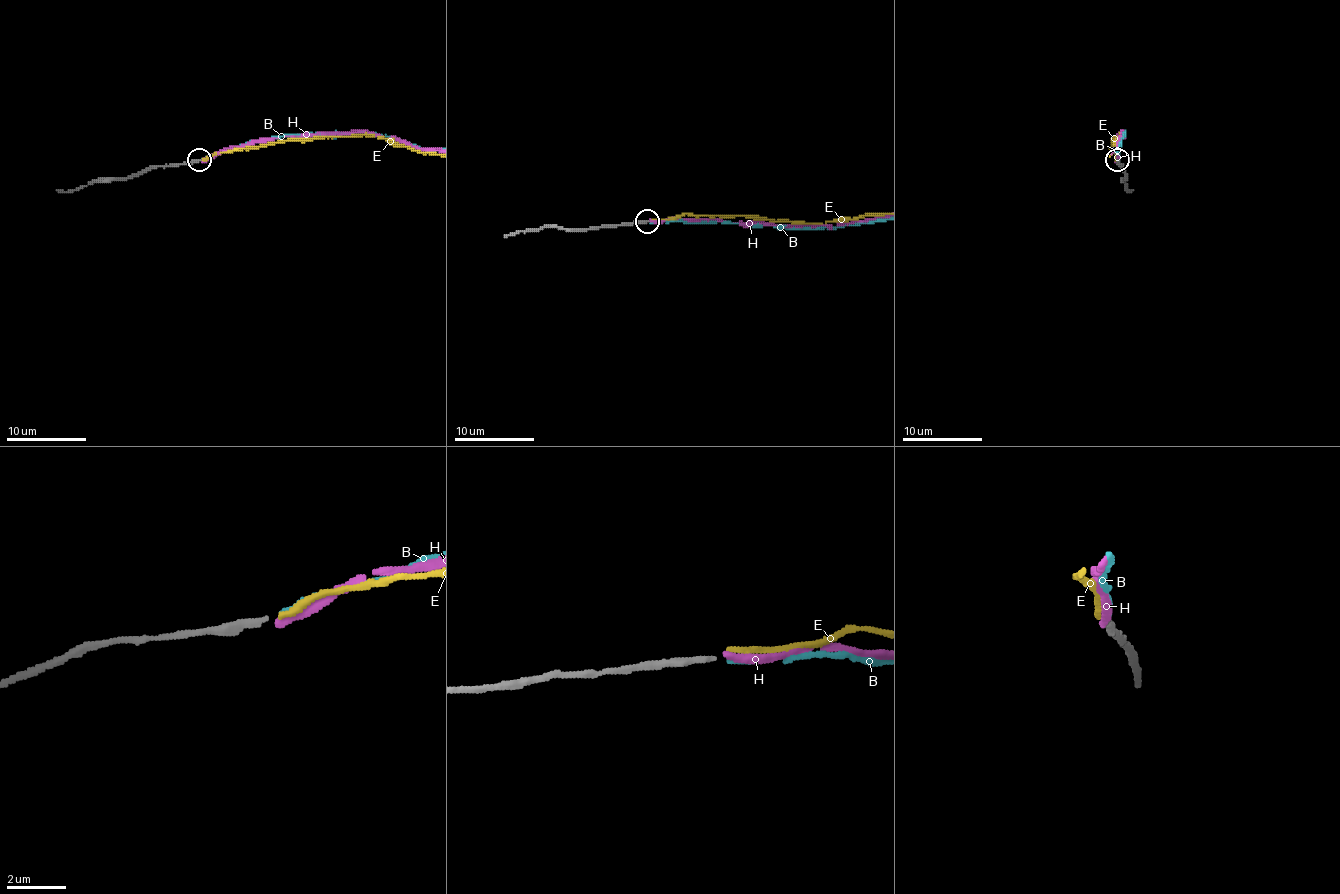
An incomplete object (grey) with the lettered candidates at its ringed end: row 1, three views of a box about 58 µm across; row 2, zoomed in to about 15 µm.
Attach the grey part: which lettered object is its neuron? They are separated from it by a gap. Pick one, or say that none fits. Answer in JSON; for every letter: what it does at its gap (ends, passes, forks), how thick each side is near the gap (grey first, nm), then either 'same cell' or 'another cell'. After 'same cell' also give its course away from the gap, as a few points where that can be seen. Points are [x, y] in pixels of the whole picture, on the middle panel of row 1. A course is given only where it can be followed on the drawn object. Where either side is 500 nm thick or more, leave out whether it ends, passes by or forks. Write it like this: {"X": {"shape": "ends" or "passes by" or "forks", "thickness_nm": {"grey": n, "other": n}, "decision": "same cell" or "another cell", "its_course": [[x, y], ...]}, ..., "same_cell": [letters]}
{"B": {"shape": "ends", "thickness_nm": {"grey": 190, "other": 190}, "decision": "same cell"}, "E": {"shape": "ends", "thickness_nm": {"grey": 190, "other": 190}, "decision": "another cell"}, "H": {"shape": "ends", "thickness_nm": {"grey": 190, "other": 280}, "decision": "another cell"}, "same_cell": ["B"]}

